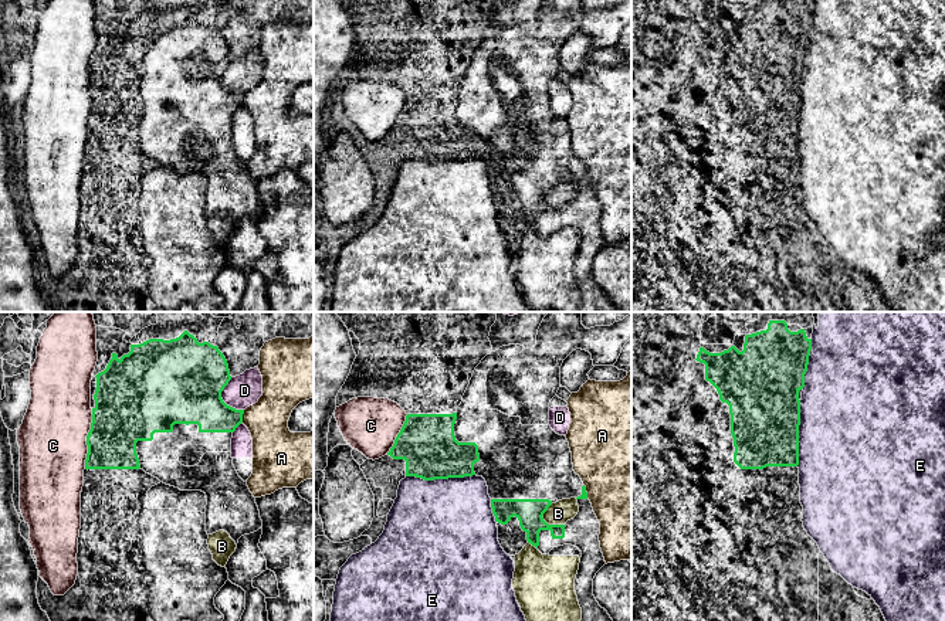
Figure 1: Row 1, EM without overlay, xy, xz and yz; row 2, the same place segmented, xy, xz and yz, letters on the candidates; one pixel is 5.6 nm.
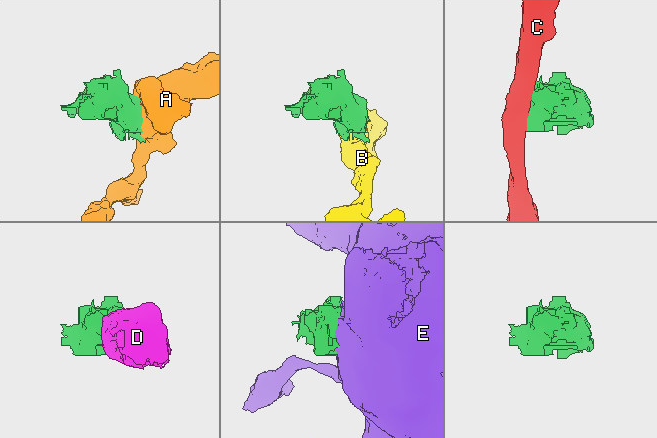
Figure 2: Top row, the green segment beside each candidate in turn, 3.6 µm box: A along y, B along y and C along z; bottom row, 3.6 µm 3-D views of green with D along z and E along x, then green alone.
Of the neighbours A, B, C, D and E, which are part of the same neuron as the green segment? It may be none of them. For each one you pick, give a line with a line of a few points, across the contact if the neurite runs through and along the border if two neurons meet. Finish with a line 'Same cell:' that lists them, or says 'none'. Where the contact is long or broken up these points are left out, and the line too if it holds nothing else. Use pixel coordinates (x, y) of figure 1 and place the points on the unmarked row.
Same cell: none

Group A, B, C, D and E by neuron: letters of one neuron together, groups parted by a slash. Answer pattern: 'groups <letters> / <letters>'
groups A / B / C / D / E

